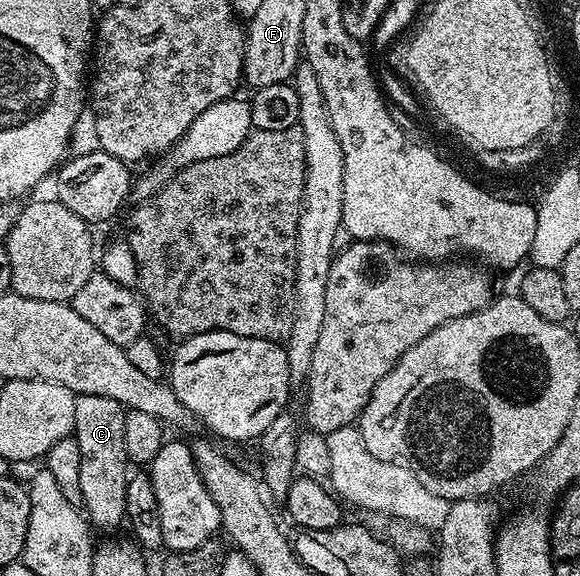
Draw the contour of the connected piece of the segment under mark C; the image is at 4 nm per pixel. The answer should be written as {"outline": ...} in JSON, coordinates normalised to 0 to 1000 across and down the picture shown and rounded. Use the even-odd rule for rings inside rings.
{"outline":[[[134,686],[129,693],[129,743],[126,759],[140,778],[141,884],[155,911],[171,920],[212,913],[219,884],[216,854],[222,828],[222,804],[216,785],[216,722],[219,712],[188,688]]]}

